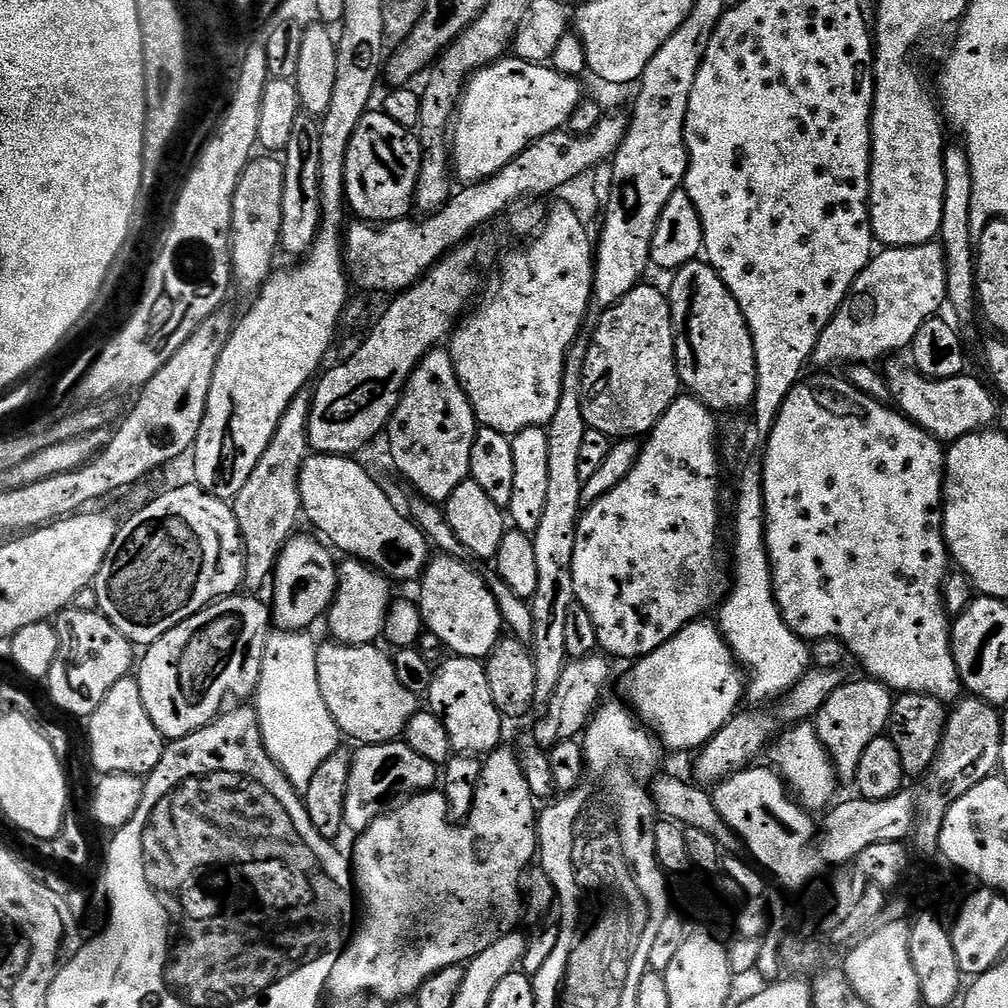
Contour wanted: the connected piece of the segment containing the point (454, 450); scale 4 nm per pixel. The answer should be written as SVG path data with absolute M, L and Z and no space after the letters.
M437 346L420 359L418 366L410 374L398 406L388 419L386 437L388 436L388 448L392 451L392 460L396 463L397 470L420 491L417 493L425 500L447 502L450 494L454 494L462 481L469 479L470 446L474 446L477 427L468 396L454 370L451 351L447 347Z

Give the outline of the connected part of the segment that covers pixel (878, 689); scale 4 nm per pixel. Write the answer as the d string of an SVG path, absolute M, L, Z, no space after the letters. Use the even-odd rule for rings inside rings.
M871 678L863 679L852 680L849 684L841 683L828 695L814 717L818 738L841 781L855 781L862 750L870 746L874 738L885 735L892 709L894 696L890 689Z

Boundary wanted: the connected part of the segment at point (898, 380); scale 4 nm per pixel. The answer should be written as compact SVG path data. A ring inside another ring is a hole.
M892 368L886 372L891 399L896 399L894 404L899 411L937 440L951 442L971 432L987 429L995 421L998 404L992 401L993 393L983 379L975 380L969 374L961 374L945 380L931 380L908 368Z

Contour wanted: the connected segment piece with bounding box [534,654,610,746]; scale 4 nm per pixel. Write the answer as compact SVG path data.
M589 654L569 659L560 672L560 681L552 697L543 705L544 713L536 720L535 743L541 746L559 744L583 733L594 709L601 703L600 684L608 680L609 657L604 654Z

